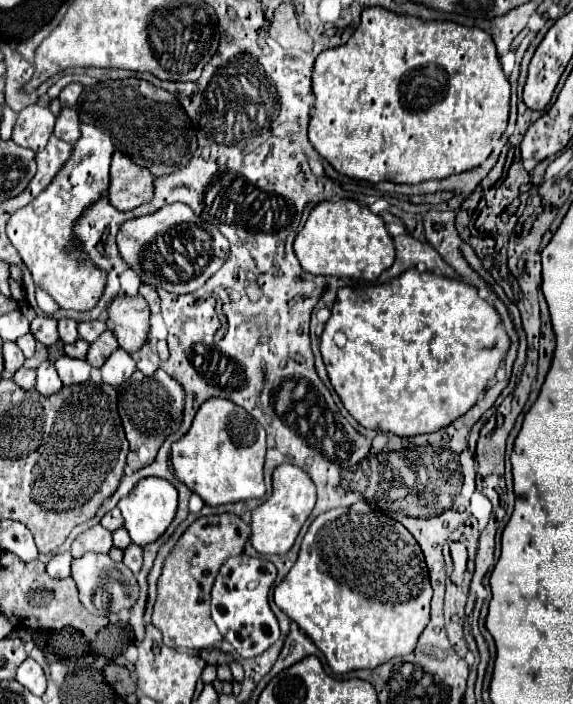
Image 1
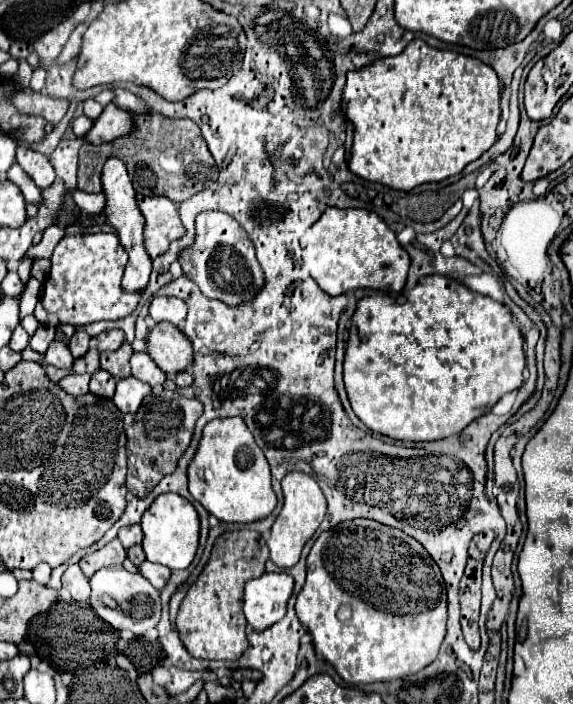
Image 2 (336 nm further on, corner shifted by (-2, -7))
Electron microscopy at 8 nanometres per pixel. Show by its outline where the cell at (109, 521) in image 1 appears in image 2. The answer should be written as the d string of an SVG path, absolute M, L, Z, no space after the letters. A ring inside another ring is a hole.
M129 525L129 527L123 527L119 531L119 541L123 543L125 549L129 549L131 545L141 543L141 539L143 539L143 531L141 531L139 525Z

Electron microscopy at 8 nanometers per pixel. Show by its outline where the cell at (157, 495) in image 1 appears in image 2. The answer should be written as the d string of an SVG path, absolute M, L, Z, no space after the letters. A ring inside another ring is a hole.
M177 493L159 495L143 513L141 527L145 533L143 549L149 561L161 563L169 569L187 569L199 547L199 515L195 507Z

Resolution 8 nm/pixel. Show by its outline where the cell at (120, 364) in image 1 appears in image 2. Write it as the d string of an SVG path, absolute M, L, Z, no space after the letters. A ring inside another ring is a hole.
M127 377L127 379L117 381L113 403L121 413L133 413L137 411L137 407L141 407L145 395L151 395L151 393L153 389L147 383L135 377Z

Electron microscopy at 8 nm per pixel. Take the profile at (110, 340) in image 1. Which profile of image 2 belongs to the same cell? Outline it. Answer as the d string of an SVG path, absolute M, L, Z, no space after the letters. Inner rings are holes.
M123 343L117 351L105 351L101 353L101 369L111 373L115 379L125 379L131 375L129 359L133 355L133 349L129 343Z

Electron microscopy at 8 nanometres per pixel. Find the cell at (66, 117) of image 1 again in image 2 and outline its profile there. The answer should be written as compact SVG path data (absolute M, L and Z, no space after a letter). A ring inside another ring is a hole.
M111 103L109 107L103 109L101 117L95 121L93 129L87 133L87 141L93 145L101 145L101 143L109 143L113 139L131 135L133 131L135 131L133 113Z

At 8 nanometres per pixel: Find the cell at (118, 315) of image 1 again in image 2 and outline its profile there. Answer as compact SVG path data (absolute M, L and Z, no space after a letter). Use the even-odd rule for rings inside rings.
M159 323L149 331L147 353L167 375L187 371L193 363L191 339L171 323Z

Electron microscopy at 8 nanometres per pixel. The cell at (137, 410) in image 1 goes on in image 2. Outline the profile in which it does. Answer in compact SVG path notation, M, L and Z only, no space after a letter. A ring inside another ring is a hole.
M161 391L157 395L149 395L135 415L125 415L125 435L127 435L127 489L143 499L153 491L153 487L169 475L179 457L191 443L195 423L201 415L203 407L197 399L187 399L175 391Z

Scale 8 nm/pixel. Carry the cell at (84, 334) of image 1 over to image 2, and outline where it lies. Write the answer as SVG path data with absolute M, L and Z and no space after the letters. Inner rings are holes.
M111 329L111 331L103 331L97 337L97 349L99 351L115 351L121 347L121 343L125 341L125 333L121 329Z

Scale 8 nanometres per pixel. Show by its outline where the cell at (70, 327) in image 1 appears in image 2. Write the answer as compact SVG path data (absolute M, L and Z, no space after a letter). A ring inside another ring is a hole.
M77 331L77 333L69 339L69 349L71 349L71 353L73 353L75 359L87 353L89 341L91 341L91 337L89 337L85 331Z

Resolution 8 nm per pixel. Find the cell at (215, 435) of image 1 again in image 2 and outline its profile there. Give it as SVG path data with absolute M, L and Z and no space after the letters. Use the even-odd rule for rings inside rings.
M225 417L207 423L201 445L189 465L189 493L223 523L251 523L265 519L277 505L277 495L271 487L271 471L263 451L257 447L251 431L241 417Z

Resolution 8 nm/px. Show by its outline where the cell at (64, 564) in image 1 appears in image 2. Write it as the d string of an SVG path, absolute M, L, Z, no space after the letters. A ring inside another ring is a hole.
M69 565L69 569L63 573L61 583L61 600L67 598L67 601L82 602L89 599L89 581L79 565Z

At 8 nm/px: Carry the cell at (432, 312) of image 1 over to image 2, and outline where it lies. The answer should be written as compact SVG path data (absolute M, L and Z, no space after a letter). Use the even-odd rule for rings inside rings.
M427 275L425 279L419 279L415 289L405 291L401 297L397 295L371 295L363 297L357 303L357 311L353 315L353 323L349 329L349 341L347 341L347 351L345 351L345 389L351 401L351 407L355 415L373 431L387 435L391 439L401 439L401 441L435 441L435 439L447 439L451 435L461 433L471 421L481 417L485 411L489 411L505 393L517 391L523 385L523 369L525 369L525 349L523 349L523 335L513 321L513 315L509 309L505 309L503 303L485 297L481 293L471 291L463 283L443 277L443 275Z

